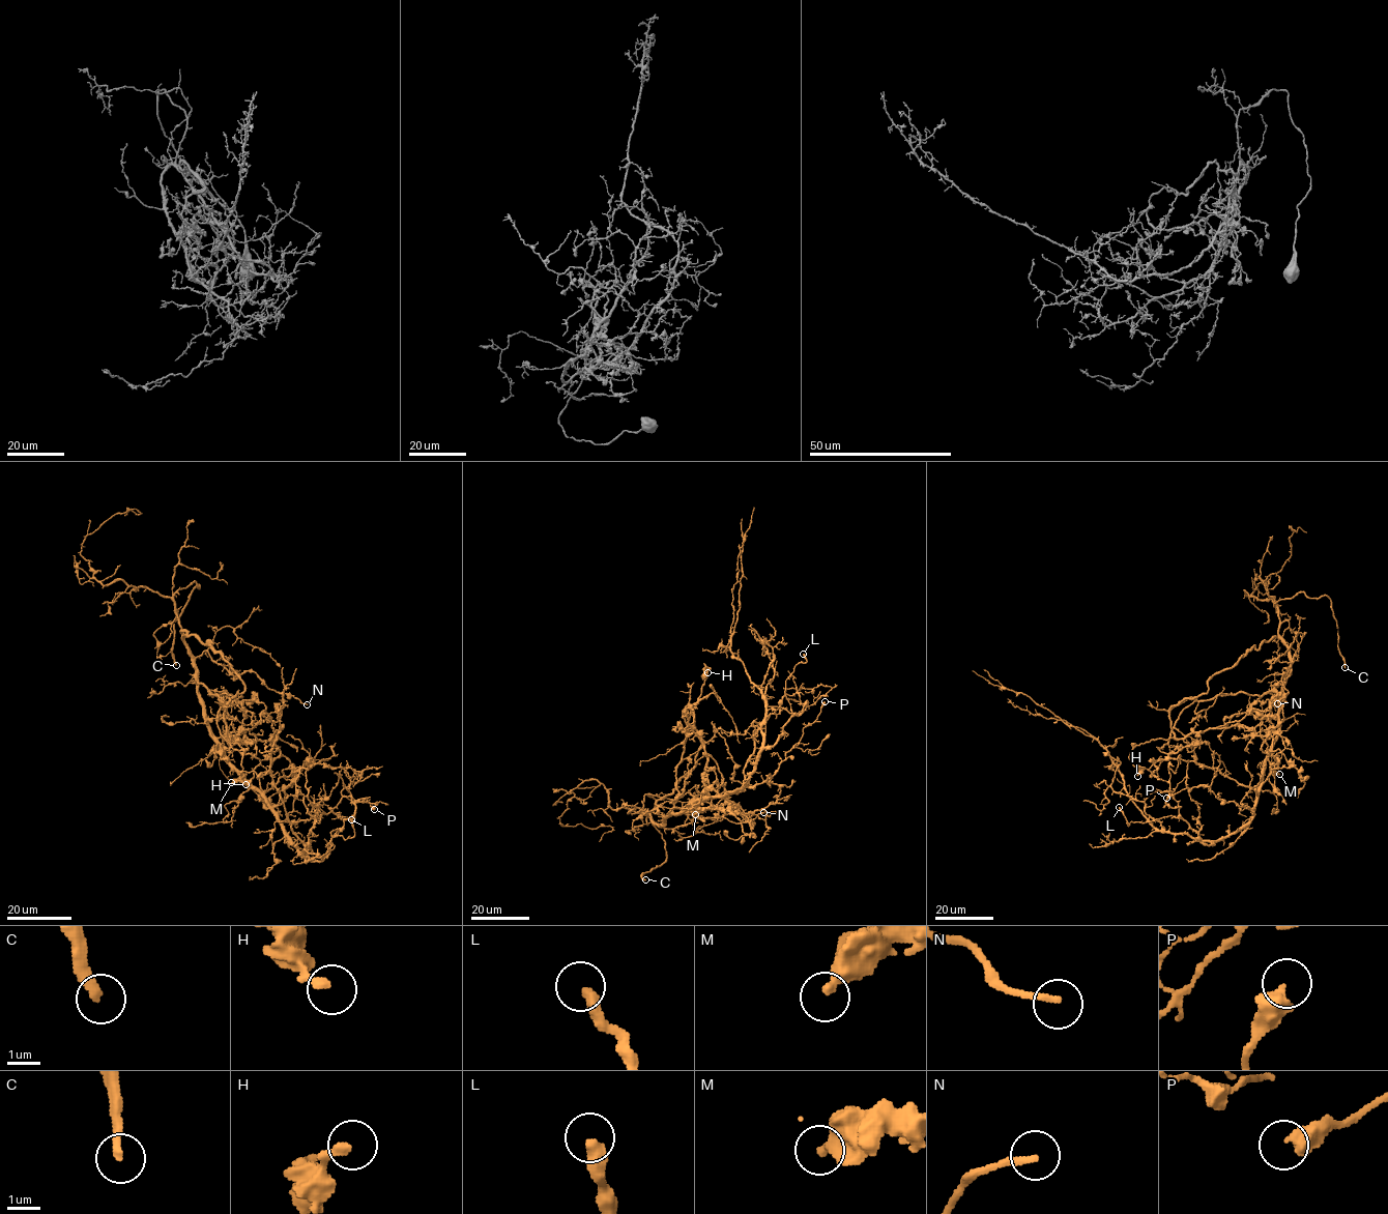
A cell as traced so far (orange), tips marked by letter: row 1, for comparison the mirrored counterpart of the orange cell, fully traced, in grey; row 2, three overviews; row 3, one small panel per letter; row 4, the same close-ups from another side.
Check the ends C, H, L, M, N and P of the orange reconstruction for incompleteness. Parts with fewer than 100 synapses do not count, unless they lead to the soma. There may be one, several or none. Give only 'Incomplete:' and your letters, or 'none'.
Incomplete: C

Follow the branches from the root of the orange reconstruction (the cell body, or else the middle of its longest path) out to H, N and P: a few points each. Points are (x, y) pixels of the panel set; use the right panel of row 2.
H: (1264, 771), (1277, 732), (1267, 738), (1261, 724), (1139, 743), (1129, 755), (1137, 776)
N: (1264, 771), (1277, 733), (1279, 703), (1294, 655), (1281, 676), (1289, 692), (1277, 703)
P: (1264, 771), (1253, 809), (1218, 799), (1209, 786), (1184, 788), (1166, 798)

